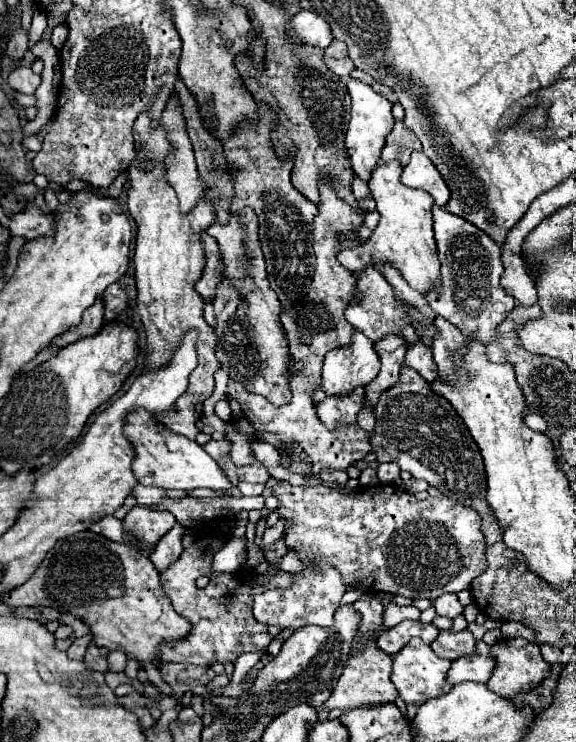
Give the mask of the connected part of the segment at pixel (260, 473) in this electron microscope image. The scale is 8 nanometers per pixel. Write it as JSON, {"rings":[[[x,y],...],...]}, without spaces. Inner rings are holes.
{"rings":[[[254,462],[252,466],[244,466],[244,468],[238,468],[238,476],[240,480],[244,482],[268,482],[268,472],[266,468],[260,464],[260,462]]]}

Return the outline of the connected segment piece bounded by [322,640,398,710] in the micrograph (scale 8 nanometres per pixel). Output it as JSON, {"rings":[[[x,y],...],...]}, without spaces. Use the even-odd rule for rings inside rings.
{"rings":[[[366,642],[366,646],[362,648],[360,654],[352,654],[352,658],[348,660],[332,696],[322,704],[324,710],[332,710],[332,708],[374,708],[374,706],[382,706],[382,704],[392,704],[398,698],[398,690],[394,688],[392,680],[390,680],[390,672],[392,672],[392,658],[388,654],[384,654],[382,650],[378,650],[378,646],[372,642]]]}

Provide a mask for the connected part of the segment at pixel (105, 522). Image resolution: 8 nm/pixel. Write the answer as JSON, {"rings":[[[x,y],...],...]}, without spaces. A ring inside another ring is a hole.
{"rings":[[[104,516],[104,518],[98,520],[94,526],[90,526],[90,530],[96,532],[96,534],[106,536],[106,538],[110,538],[110,540],[116,540],[116,542],[124,542],[124,538],[128,538],[128,536],[124,534],[122,522],[120,522],[118,518],[114,518],[114,516]]]}

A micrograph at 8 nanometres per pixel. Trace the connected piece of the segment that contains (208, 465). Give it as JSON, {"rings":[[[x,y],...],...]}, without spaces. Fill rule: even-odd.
{"rings":[[[138,408],[128,414],[124,434],[134,446],[134,462],[132,472],[136,480],[144,486],[158,486],[158,488],[180,488],[180,490],[194,490],[194,488],[210,488],[210,490],[232,490],[232,484],[228,476],[220,470],[220,466],[210,458],[210,454],[196,444],[194,440],[188,440],[186,436],[178,436],[170,428],[160,426],[148,410]]]}

